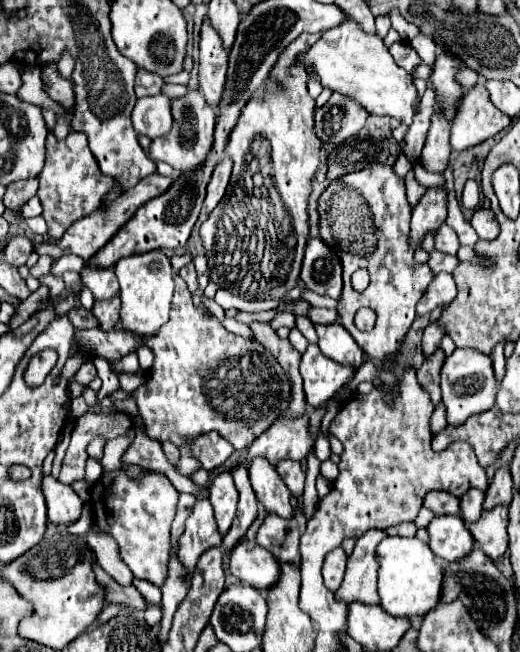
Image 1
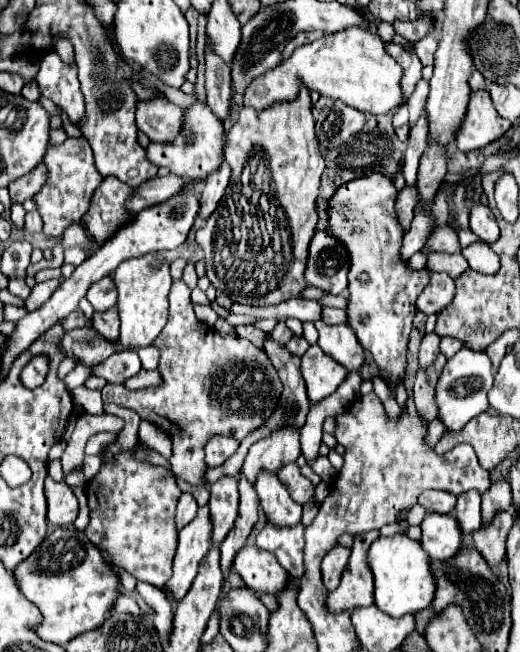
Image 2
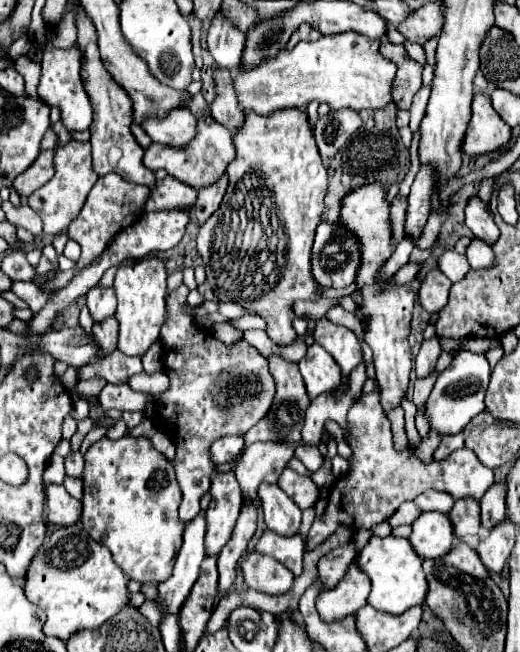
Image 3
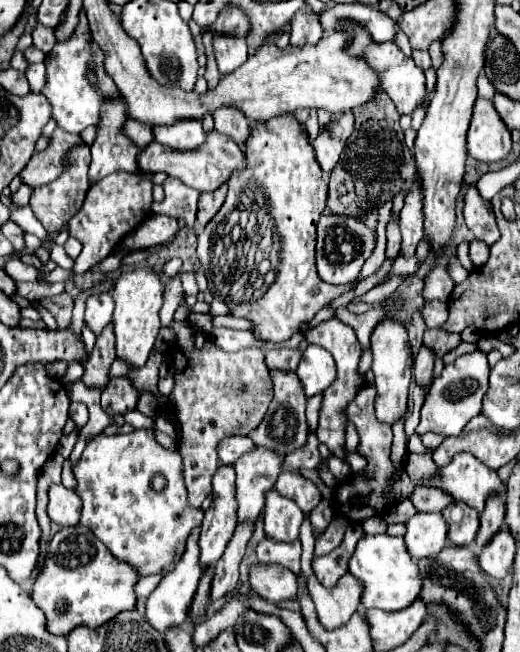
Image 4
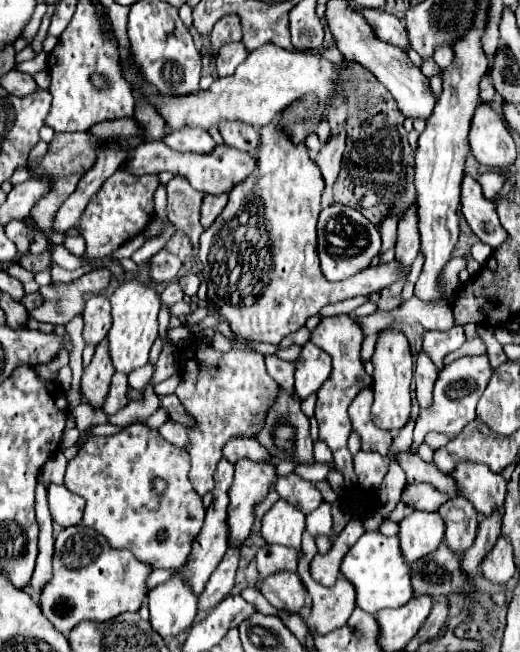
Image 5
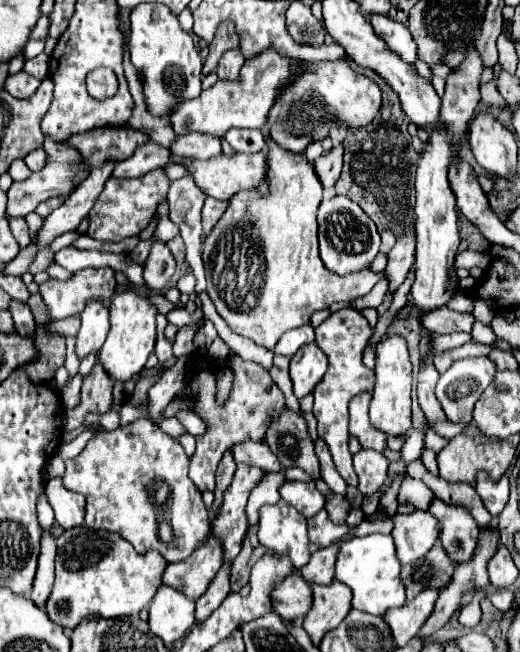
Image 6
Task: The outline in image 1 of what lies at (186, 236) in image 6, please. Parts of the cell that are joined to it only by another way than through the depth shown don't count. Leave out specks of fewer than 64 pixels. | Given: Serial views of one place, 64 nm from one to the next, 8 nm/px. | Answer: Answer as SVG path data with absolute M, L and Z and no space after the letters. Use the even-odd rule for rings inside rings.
M150 174L148 178L144 178L142 182L138 182L134 188L126 190L120 198L116 198L116 200L114 200L112 204L108 204L106 208L96 210L96 212L84 216L82 220L74 222L74 224L64 232L64 236L62 236L58 242L34 244L34 250L36 250L38 254L50 254L52 258L60 258L60 256L72 252L72 254L78 254L78 256L82 256L84 260L88 260L90 256L94 256L94 254L116 234L116 230L118 230L122 224L126 224L126 222L134 216L134 212L136 212L144 202L148 202L148 200L152 200L152 198L158 198L160 194L164 194L164 192L168 190L168 186L172 186L172 182L174 182L174 178L170 178L170 176Z

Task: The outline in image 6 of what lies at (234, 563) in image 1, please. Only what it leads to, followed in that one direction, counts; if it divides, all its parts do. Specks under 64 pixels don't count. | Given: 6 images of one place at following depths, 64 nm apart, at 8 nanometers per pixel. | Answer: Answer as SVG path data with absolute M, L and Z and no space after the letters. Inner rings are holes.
M296 570L274 588L272 602L284 620L302 620L312 606L312 586Z

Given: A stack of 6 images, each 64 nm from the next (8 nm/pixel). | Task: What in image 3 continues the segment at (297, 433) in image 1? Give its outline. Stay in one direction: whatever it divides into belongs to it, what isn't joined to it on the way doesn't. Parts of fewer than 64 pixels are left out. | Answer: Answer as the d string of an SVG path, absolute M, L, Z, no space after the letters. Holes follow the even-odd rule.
M256 442L244 450L240 460L236 462L236 478L240 482L242 500L244 502L256 502L258 504L258 486L260 482L278 482L278 476L286 468L288 460L294 456L292 444L274 444L274 442Z

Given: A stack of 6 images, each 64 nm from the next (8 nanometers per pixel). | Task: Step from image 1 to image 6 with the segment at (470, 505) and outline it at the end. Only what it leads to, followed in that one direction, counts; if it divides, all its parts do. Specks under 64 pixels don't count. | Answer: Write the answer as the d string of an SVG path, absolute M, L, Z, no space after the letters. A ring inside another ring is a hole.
M438 498L428 510L440 524L438 538L448 558L452 558L454 564L468 562L468 558L472 558L472 552L476 552L476 540L480 534L480 528L470 516L470 512L462 506L448 506Z

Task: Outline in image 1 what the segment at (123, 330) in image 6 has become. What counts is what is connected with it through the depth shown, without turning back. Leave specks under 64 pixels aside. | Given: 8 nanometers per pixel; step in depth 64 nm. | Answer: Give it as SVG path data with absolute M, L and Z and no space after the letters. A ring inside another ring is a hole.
M152 250L146 254L128 256L116 262L114 266L116 278L120 282L120 322L122 328L130 334L136 334L138 338L152 338L164 322L168 322L168 310L170 300L174 292L174 272L170 268L170 260L162 250Z

